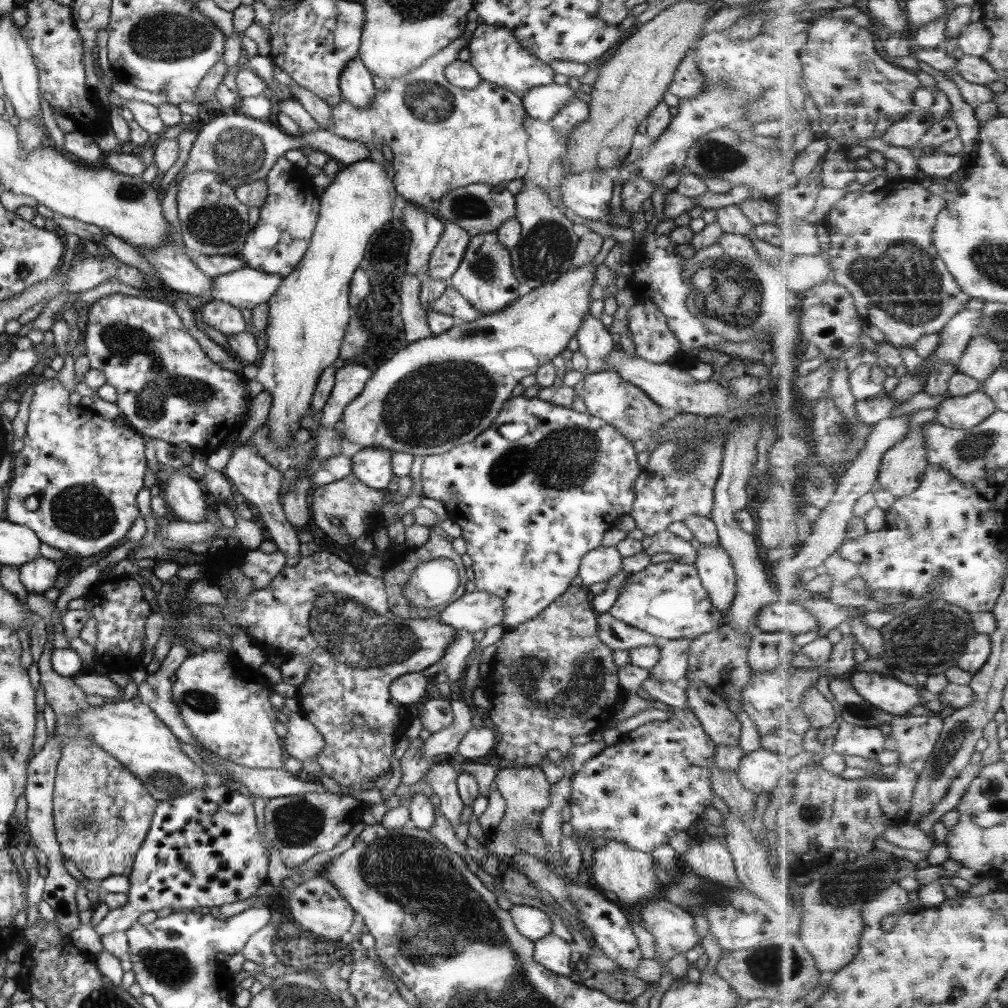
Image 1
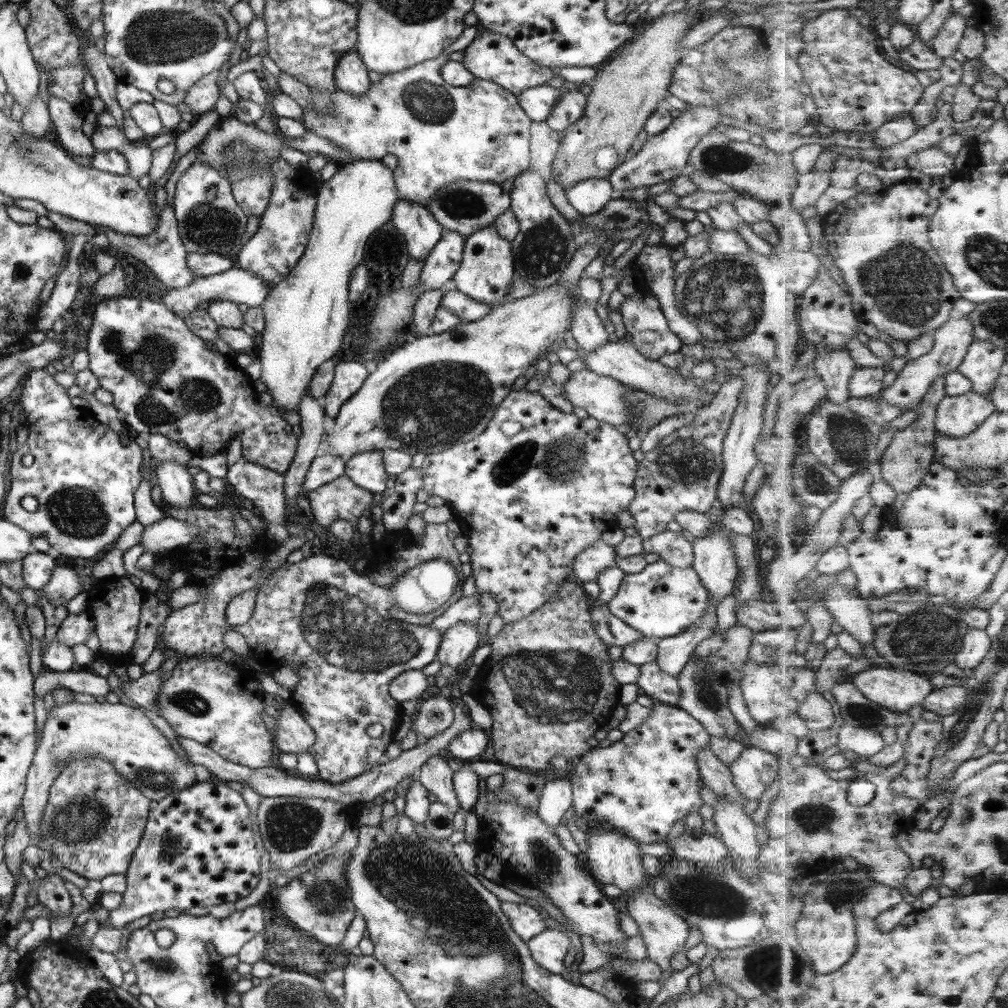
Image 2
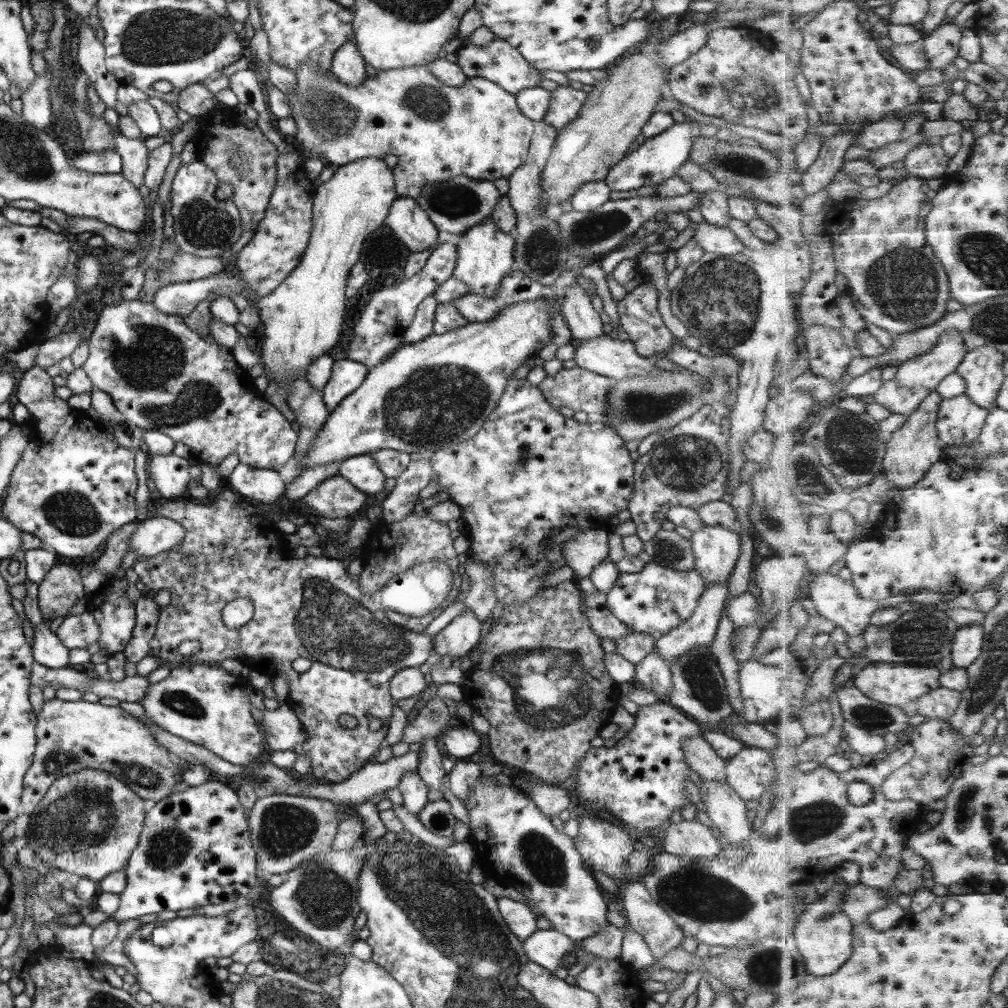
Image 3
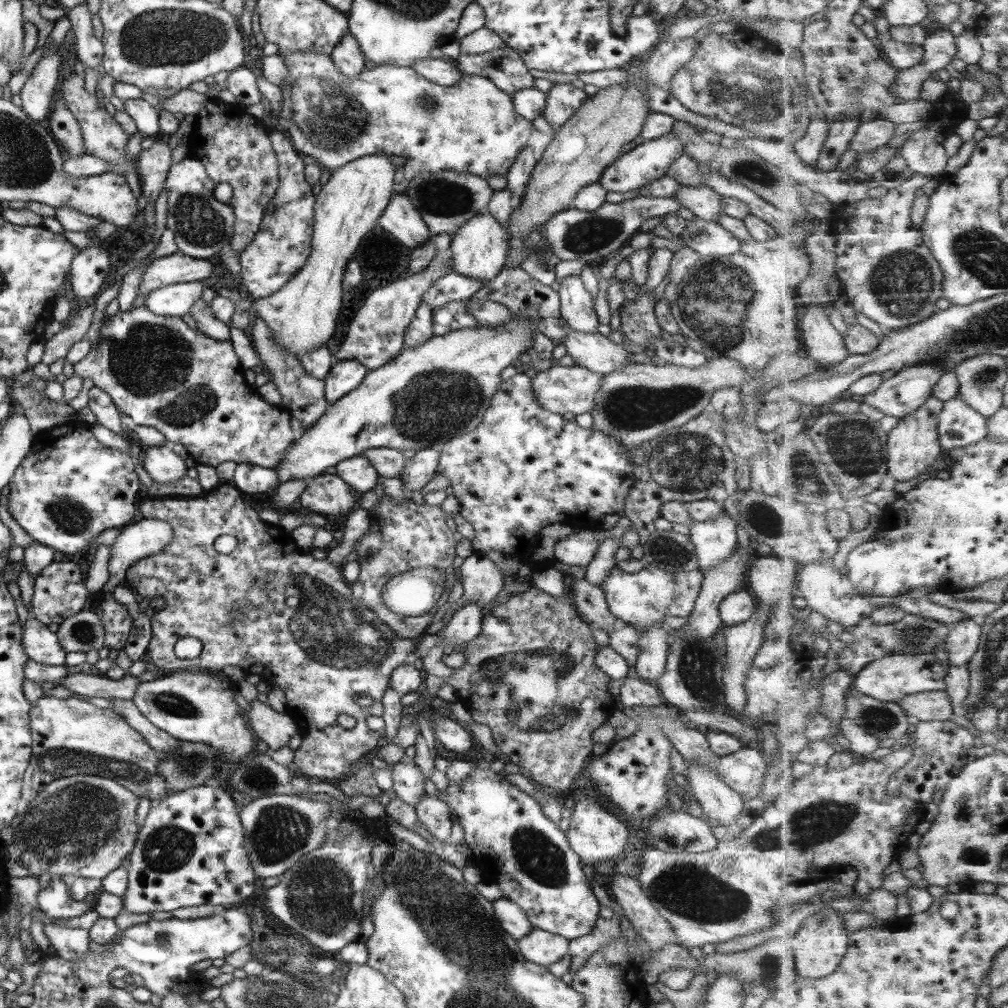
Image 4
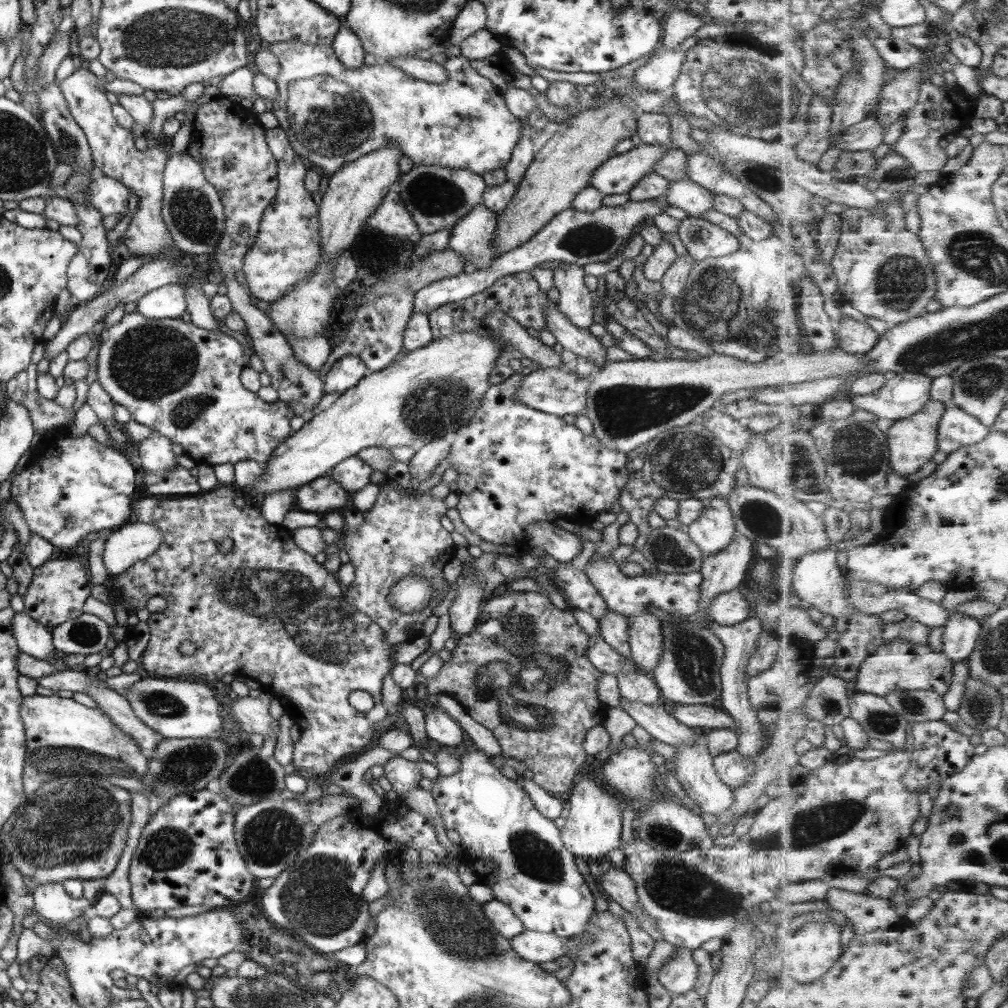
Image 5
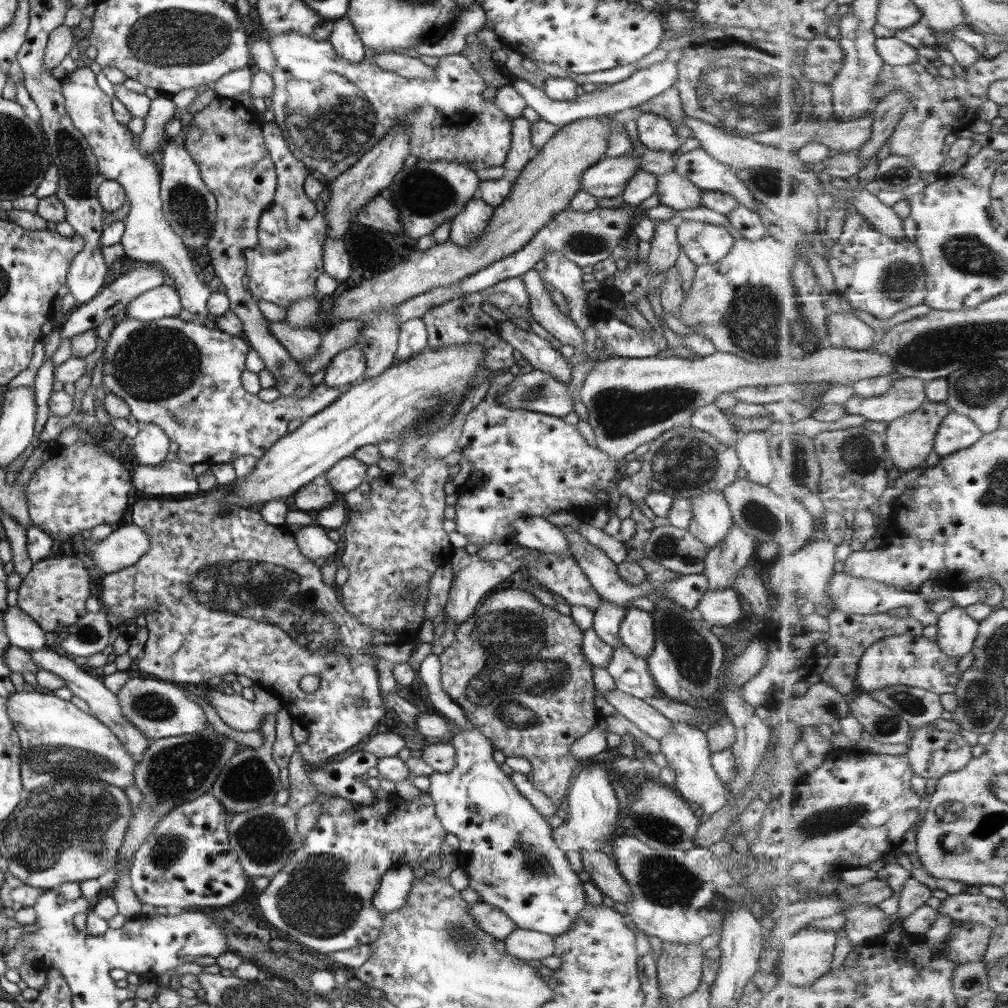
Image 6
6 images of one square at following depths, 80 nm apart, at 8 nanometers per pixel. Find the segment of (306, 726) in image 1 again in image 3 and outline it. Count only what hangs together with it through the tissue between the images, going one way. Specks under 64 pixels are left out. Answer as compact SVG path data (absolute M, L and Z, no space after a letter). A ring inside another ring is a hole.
M282 704L274 710L263 709L261 711L261 720L257 723L262 732L262 737L265 739L267 748L273 752L289 752L293 750L296 744L303 744L303 742L305 742L305 729L296 717L296 714L287 704Z

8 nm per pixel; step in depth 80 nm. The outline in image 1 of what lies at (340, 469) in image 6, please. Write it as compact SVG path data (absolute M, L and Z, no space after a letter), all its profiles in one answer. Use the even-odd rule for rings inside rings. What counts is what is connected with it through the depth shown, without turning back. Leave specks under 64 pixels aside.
M362 448L350 458L353 477L373 490L385 491L393 473L390 467L390 451L383 448Z

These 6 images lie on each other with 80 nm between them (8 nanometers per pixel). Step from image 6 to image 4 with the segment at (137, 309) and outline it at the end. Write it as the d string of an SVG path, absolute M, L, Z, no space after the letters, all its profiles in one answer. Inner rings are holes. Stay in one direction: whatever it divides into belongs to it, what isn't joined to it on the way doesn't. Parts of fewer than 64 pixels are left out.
M207 281L161 286L145 298L143 307L155 316L180 318L191 310L193 302L201 296L203 290L207 287Z

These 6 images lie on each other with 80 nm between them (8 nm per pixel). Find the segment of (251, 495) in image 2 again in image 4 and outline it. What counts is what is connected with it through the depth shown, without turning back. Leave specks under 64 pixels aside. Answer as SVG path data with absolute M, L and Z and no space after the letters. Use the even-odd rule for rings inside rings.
M249 463L236 464L230 484L245 494L271 495L279 484L275 469Z

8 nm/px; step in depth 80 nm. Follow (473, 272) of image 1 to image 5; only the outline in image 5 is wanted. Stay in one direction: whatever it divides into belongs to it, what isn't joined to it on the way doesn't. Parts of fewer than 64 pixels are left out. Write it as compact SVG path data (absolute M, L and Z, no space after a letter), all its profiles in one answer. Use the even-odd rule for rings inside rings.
M481 202L450 228L446 248L464 258L466 271L483 270L499 255L490 250L495 225L496 214Z

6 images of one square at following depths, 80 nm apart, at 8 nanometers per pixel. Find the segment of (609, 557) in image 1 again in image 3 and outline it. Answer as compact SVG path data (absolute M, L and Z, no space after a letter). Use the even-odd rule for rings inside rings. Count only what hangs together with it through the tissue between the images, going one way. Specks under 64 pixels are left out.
M603 528L581 531L563 543L565 568L572 571L574 578L588 576L593 567L607 558L607 530Z

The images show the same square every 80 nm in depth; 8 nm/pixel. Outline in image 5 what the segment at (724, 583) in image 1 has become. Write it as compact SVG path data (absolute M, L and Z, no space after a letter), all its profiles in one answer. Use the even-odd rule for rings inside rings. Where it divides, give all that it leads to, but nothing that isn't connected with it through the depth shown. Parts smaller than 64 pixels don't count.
M725 498L705 499L701 514L685 531L699 547L701 558L705 559L719 552L736 533L732 514Z

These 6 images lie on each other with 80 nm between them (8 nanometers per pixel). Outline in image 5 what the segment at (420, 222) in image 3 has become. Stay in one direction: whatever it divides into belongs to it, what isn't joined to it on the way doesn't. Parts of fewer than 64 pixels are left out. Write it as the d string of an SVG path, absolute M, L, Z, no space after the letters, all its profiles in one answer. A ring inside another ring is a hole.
M394 188L386 192L375 210L366 218L366 227L413 244L423 235L419 234Z

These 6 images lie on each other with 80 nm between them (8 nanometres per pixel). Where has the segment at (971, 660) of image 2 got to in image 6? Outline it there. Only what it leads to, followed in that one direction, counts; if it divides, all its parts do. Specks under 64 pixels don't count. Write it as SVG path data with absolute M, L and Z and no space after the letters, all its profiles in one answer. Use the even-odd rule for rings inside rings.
M951 607L938 616L937 639L941 648L951 656L965 656L974 649L980 621L964 611L964 607Z

